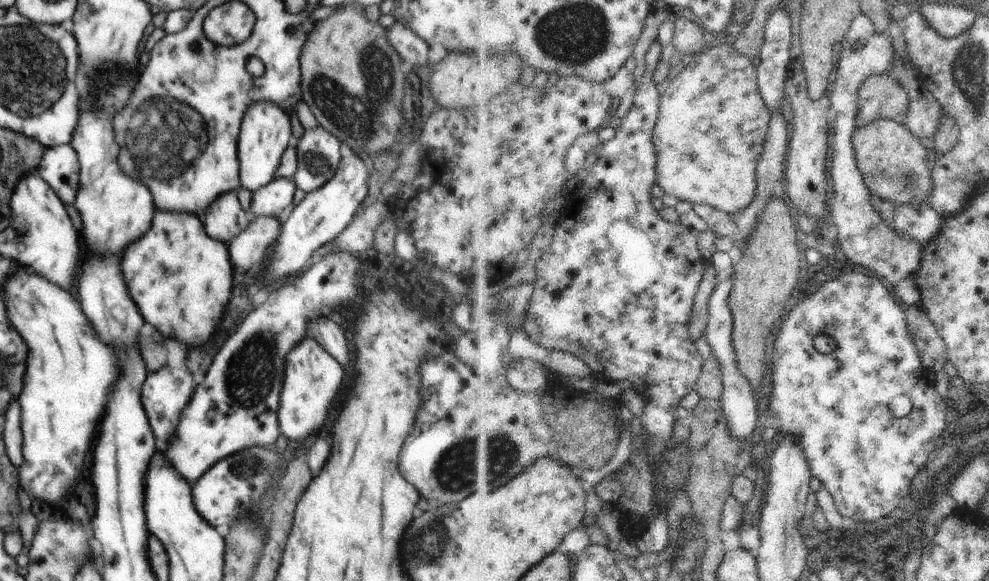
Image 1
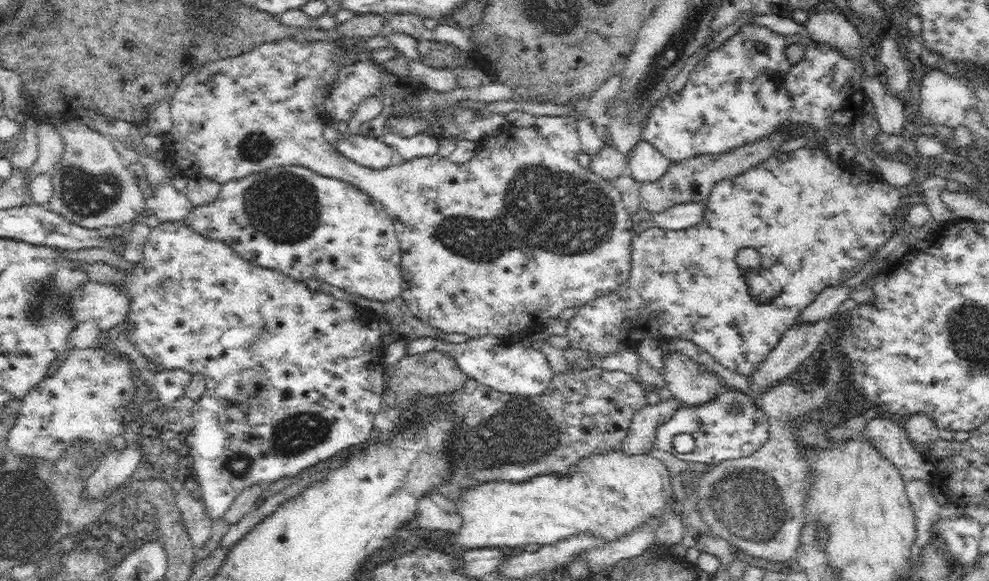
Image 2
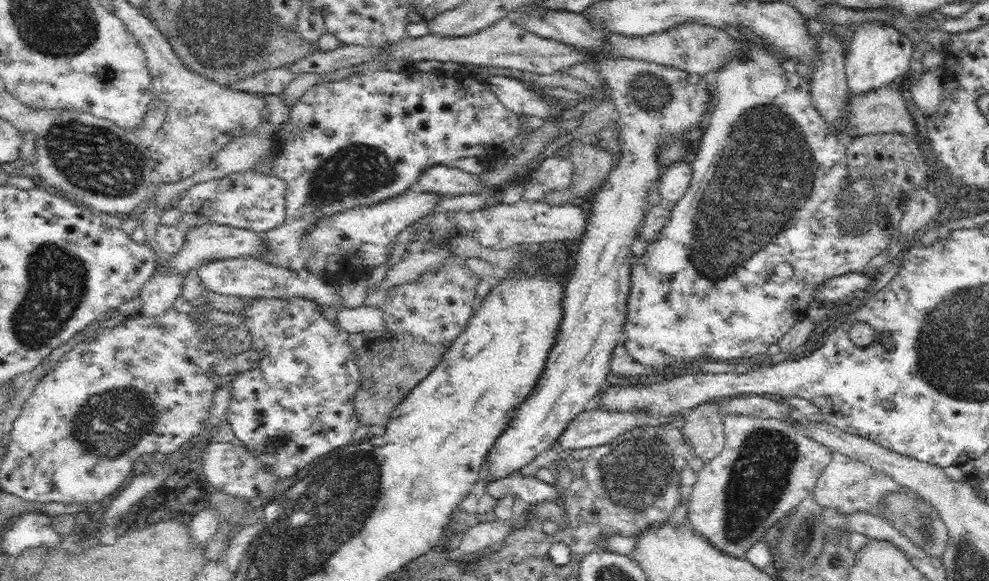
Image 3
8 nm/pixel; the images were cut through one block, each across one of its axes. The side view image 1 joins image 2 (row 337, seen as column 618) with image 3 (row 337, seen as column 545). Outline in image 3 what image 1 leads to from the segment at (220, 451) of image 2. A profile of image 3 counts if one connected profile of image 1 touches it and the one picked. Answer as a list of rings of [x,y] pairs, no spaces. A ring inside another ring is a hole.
[[[205,291],[205,302],[212,304],[224,314],[246,315],[244,327],[252,333],[253,343],[264,349],[258,368],[245,371],[229,387],[232,392],[225,419],[239,438],[252,449],[260,459],[266,461],[280,477],[286,478],[304,470],[318,458],[332,450],[355,442],[354,431],[359,422],[352,416],[353,394],[359,385],[359,370],[353,362],[355,351],[348,343],[348,334],[336,321],[329,321],[318,312],[310,300],[251,299],[239,296],[224,296],[216,291]]]

